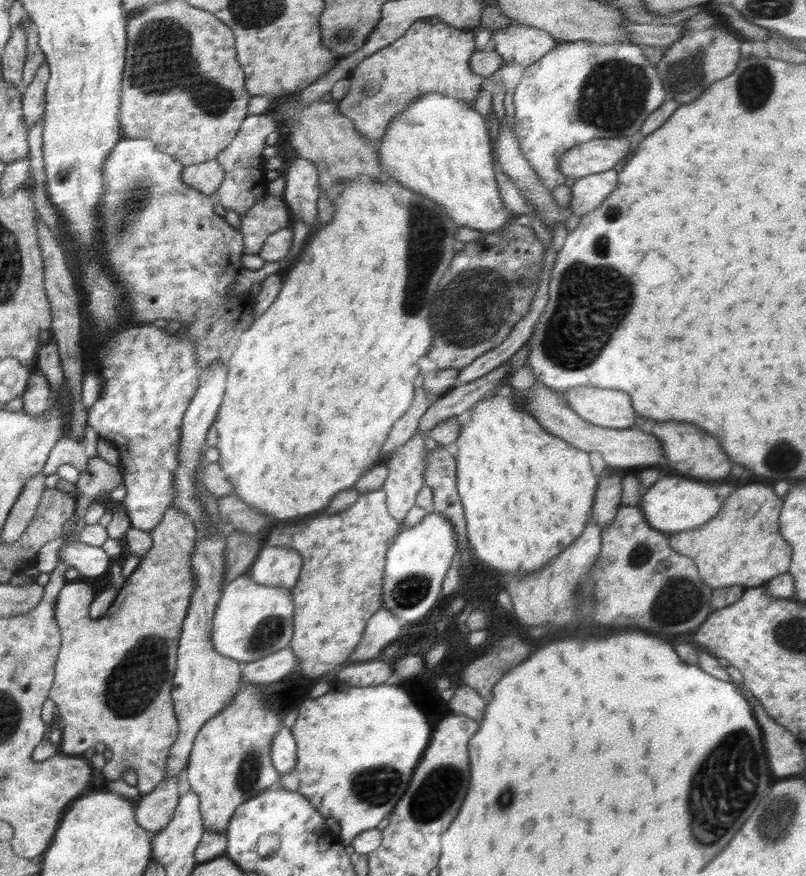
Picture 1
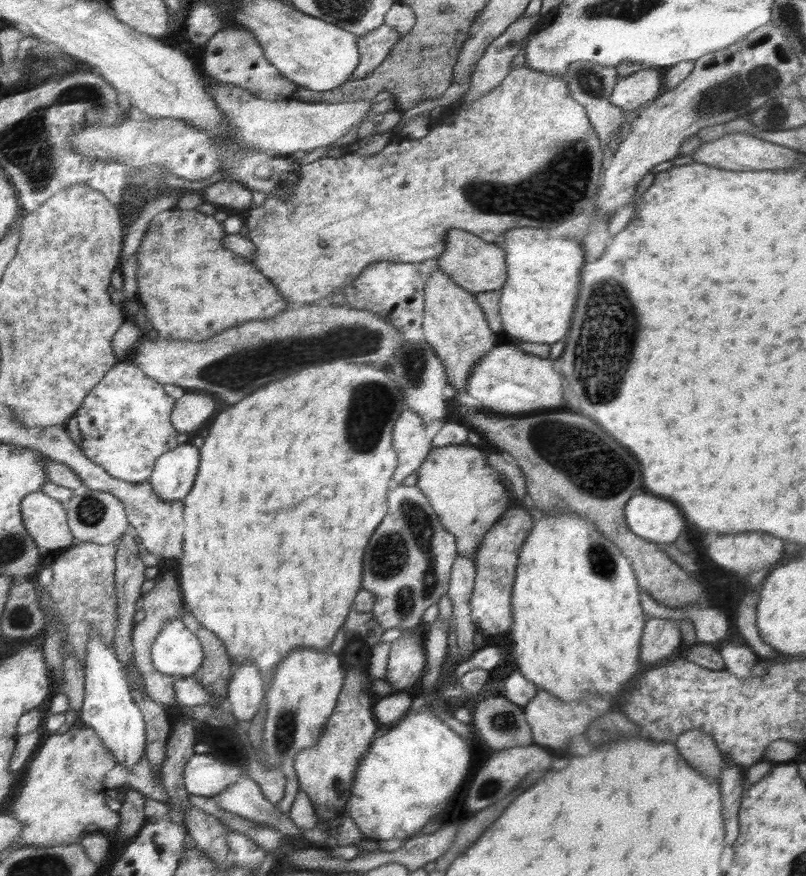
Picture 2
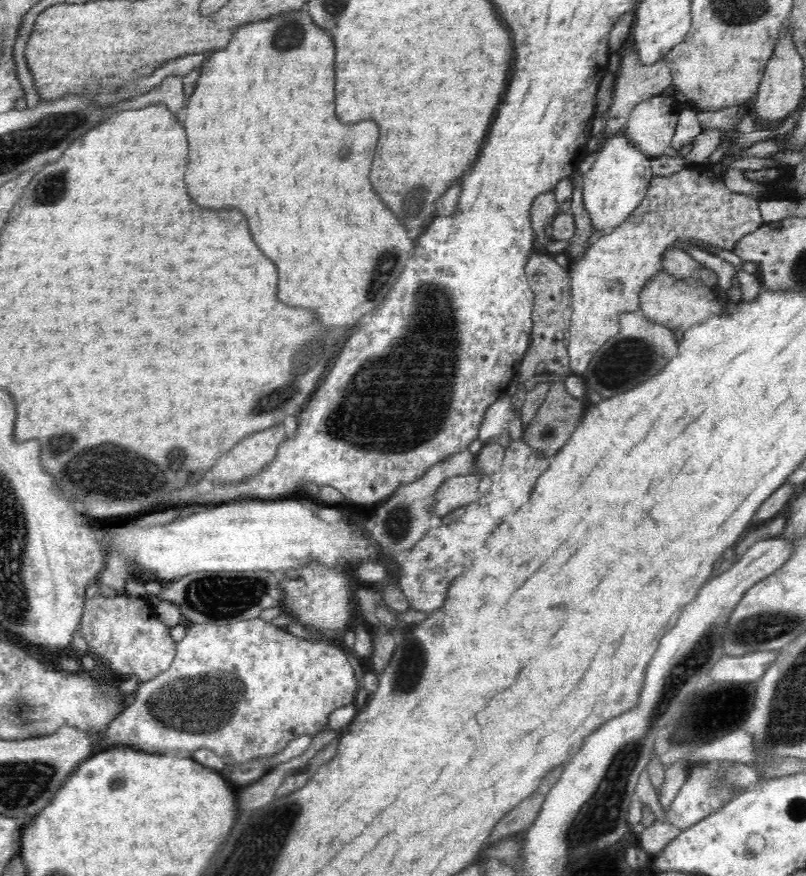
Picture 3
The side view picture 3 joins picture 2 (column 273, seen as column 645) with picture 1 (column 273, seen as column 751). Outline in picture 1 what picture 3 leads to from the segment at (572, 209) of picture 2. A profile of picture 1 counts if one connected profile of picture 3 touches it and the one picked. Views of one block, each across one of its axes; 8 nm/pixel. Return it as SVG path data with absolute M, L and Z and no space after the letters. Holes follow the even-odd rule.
M264 193L241 218L244 254L257 254L272 232L290 227L292 214L283 197Z

